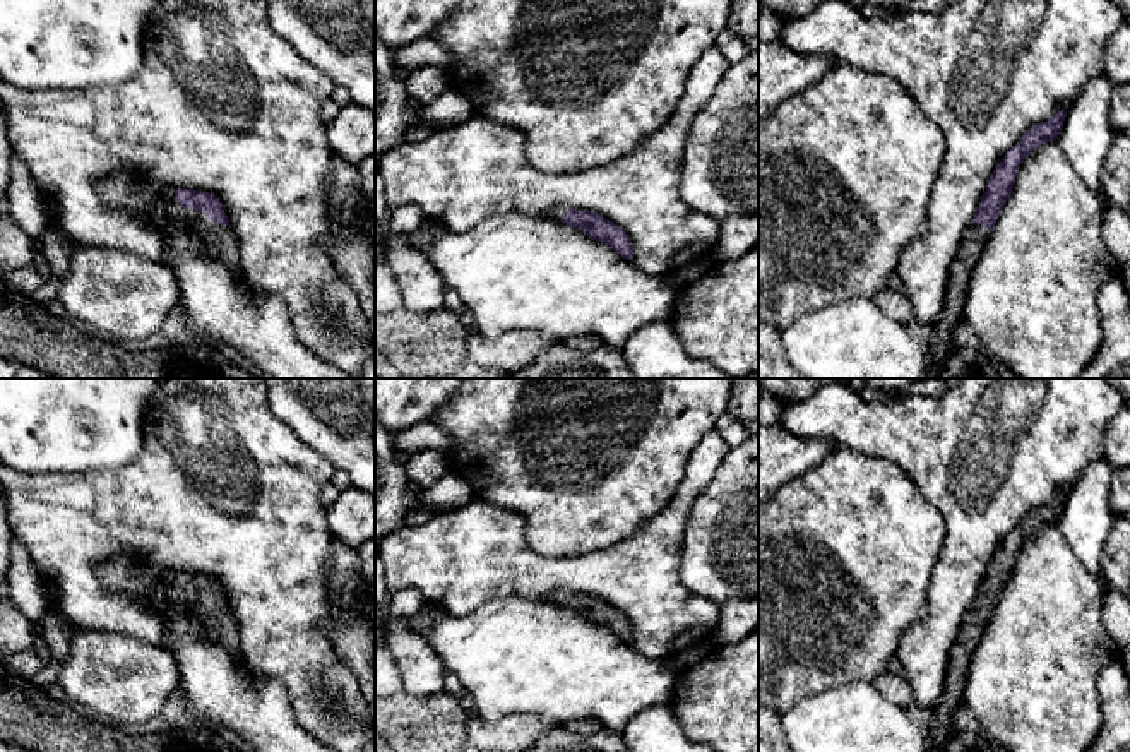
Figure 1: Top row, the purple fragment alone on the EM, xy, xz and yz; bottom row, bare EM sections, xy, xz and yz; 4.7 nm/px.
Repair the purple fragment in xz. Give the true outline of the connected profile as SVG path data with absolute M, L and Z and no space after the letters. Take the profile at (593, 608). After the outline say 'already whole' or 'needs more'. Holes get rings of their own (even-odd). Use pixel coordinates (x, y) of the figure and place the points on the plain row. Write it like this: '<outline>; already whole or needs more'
M555 591L548 601L567 606L589 622L610 629L623 642L633 642L633 630L628 618L613 605L592 594Z; needs more

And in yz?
M1062 493L1046 505L1029 510L1022 522L1005 538L993 553L986 576L981 581L974 606L966 613L957 641L950 649L950 659L943 685L943 695L933 707L930 728L937 733L947 733L950 714L962 702L964 685L967 682L969 663L983 641L991 613L1012 577L1017 553L1024 543L1041 528L1056 524L1063 510L1067 495Z; needs more

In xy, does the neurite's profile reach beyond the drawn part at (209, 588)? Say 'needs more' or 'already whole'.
needs more

